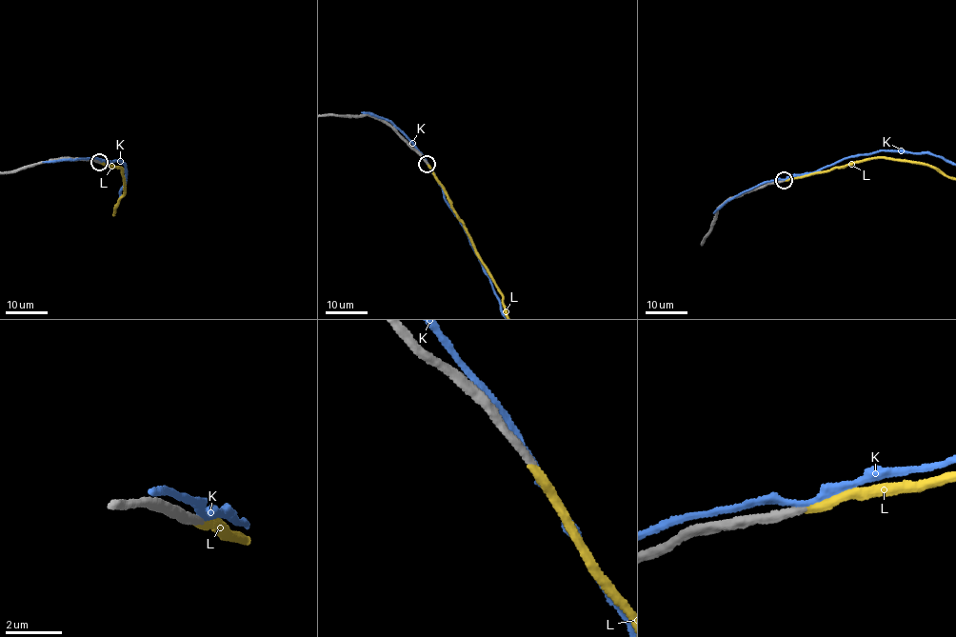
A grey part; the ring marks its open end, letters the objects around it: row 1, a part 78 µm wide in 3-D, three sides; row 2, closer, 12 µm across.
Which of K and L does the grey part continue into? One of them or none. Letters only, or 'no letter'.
L

